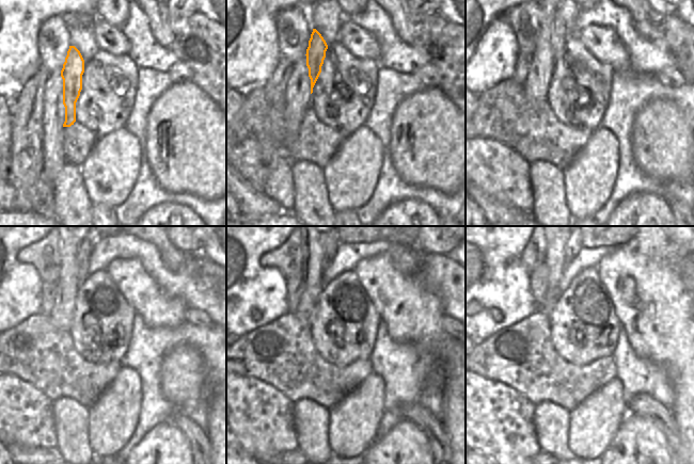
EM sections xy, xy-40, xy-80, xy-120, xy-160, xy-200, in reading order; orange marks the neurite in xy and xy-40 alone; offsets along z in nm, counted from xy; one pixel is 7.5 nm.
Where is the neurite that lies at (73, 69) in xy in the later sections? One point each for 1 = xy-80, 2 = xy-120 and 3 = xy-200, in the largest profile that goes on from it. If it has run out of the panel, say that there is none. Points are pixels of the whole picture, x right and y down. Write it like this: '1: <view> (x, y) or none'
1: xy-80 (558, 35)
2: xy-120 (85, 249)
3: xy-200 (572, 248)

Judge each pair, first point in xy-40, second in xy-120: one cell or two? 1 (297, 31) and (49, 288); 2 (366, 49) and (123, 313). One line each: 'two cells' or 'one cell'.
1: two cells
2: two cells

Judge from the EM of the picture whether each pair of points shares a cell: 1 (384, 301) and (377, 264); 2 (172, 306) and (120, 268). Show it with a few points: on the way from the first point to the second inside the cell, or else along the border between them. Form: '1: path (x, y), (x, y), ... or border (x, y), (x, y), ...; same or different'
1: path (384, 291), (384, 284), (377, 273); same
2: path (159, 306), (132, 281); same

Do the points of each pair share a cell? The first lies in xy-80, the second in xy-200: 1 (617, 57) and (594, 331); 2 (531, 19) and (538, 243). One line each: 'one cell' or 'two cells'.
1: two cells
2: one cell

